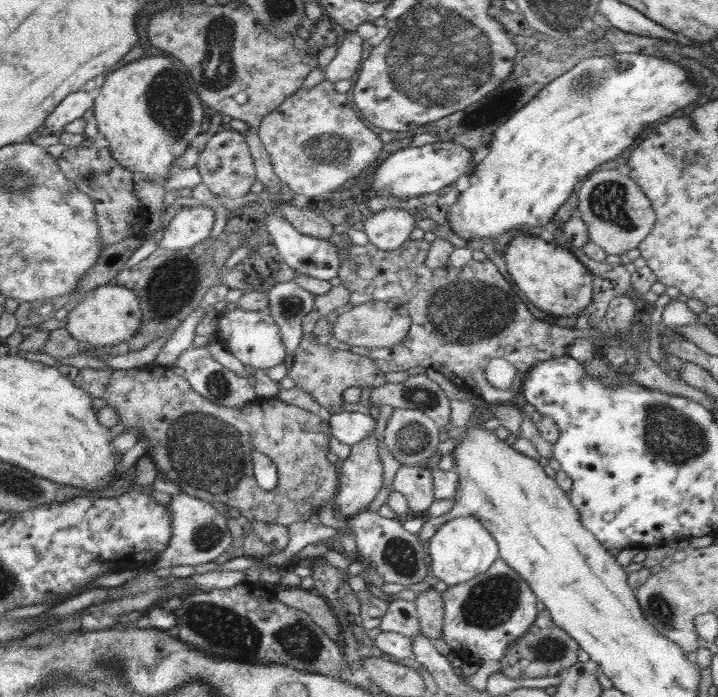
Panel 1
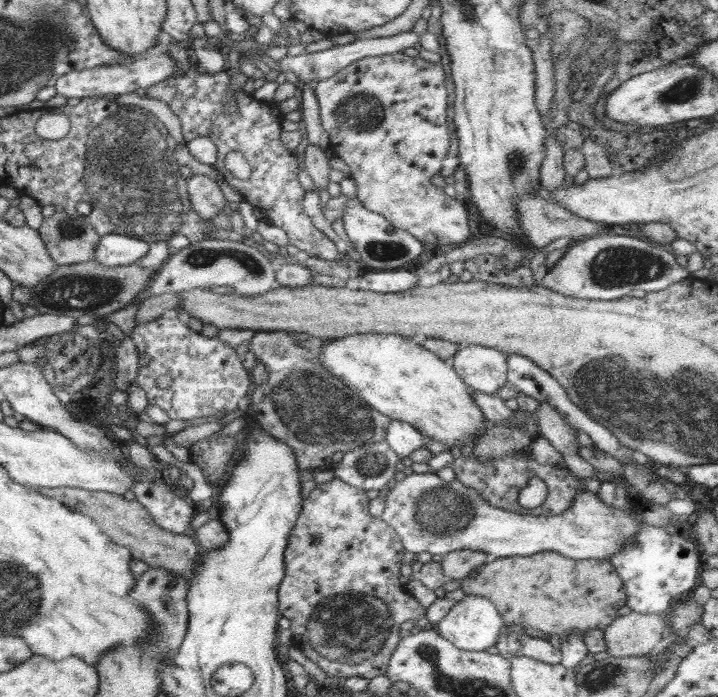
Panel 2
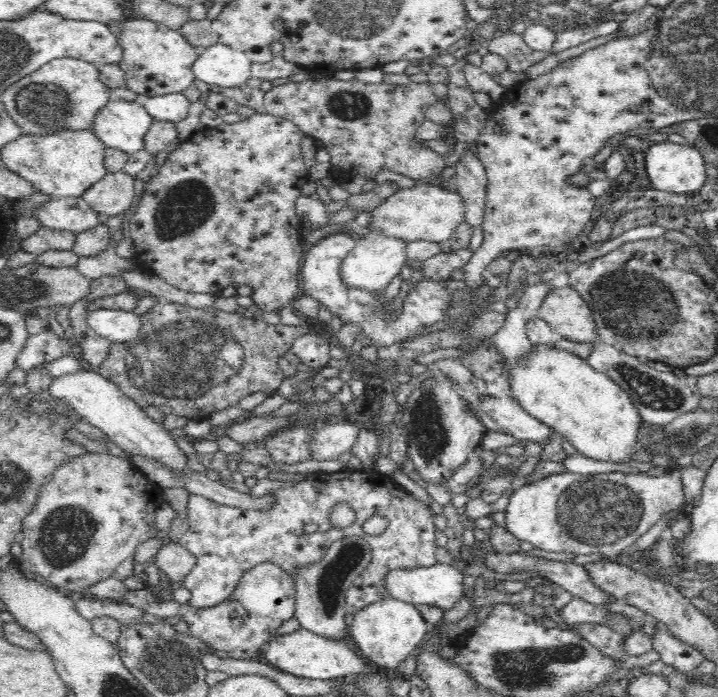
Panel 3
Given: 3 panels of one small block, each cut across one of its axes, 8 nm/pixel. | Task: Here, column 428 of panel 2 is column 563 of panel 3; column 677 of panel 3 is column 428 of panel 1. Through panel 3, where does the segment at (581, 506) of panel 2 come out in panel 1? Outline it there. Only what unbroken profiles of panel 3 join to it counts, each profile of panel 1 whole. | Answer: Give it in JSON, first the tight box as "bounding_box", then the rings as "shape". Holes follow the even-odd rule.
{"bounding_box":[392,467,434,514],"shape":[[[400,467],[394,476],[392,490],[401,492],[407,499],[408,510],[424,514],[434,502],[434,483],[430,468]]]}

